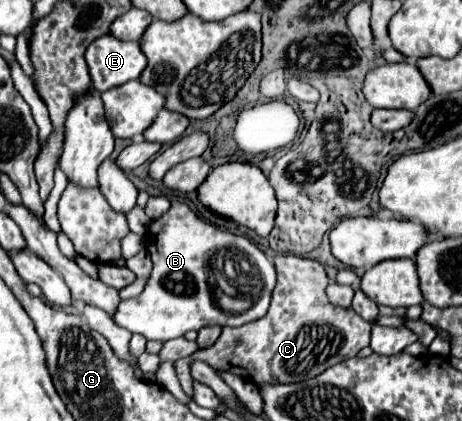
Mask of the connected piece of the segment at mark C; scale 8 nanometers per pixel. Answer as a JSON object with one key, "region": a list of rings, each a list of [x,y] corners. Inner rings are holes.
{"region":[[[281,254],[275,256],[273,264],[277,268],[277,286],[273,290],[269,312],[239,328],[223,328],[211,348],[197,350],[187,358],[177,360],[177,378],[189,398],[193,396],[191,364],[195,360],[209,364],[217,372],[225,370],[235,376],[243,376],[257,386],[293,384],[303,378],[319,376],[329,366],[355,356],[369,344],[371,324],[361,316],[355,316],[353,308],[343,310],[329,304],[325,294],[327,274],[319,262]]]}

